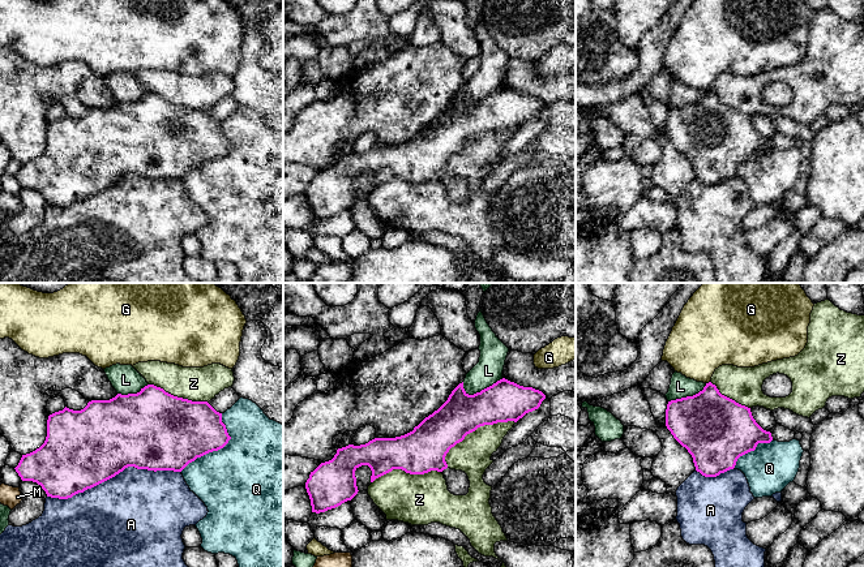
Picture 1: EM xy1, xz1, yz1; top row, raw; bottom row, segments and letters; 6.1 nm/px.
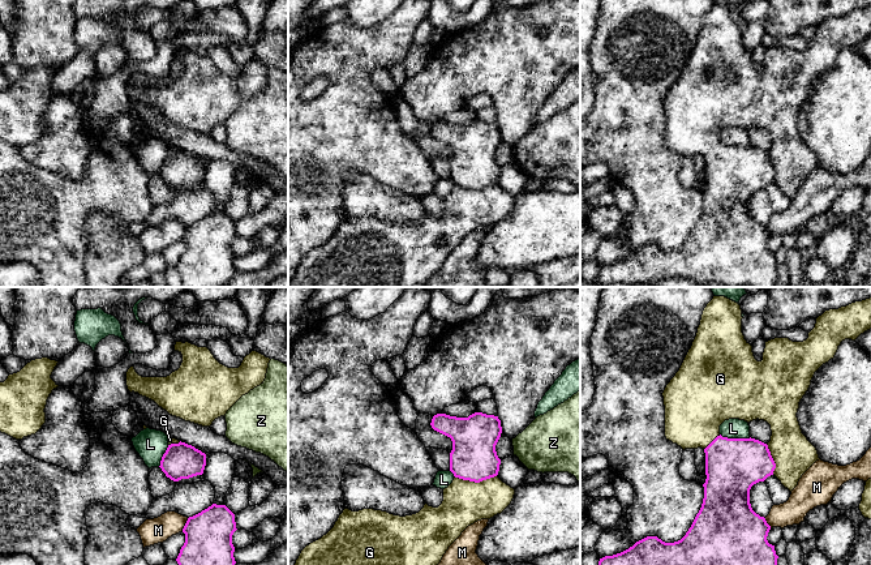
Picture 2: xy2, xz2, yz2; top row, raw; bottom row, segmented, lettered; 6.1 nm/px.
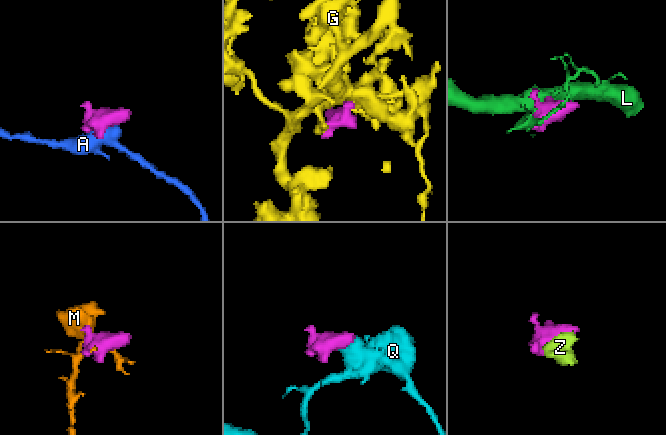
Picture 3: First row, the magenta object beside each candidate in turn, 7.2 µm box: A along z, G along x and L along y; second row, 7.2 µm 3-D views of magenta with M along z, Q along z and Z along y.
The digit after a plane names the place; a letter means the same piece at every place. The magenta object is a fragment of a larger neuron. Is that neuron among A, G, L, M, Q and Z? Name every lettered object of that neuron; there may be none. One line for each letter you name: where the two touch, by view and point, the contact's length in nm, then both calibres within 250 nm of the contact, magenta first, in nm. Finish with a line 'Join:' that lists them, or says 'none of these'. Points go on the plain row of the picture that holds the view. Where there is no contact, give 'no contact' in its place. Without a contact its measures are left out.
G: xz2 (475, 189) | 260 nm | 280/280 nm
Join: G

